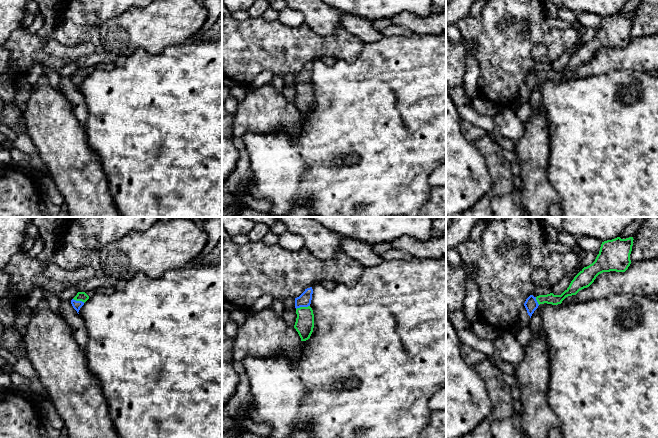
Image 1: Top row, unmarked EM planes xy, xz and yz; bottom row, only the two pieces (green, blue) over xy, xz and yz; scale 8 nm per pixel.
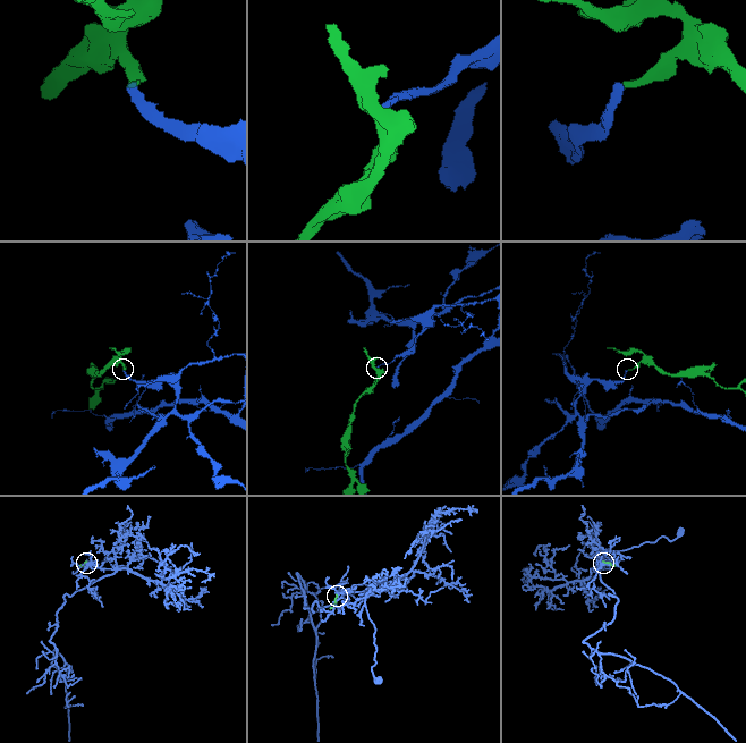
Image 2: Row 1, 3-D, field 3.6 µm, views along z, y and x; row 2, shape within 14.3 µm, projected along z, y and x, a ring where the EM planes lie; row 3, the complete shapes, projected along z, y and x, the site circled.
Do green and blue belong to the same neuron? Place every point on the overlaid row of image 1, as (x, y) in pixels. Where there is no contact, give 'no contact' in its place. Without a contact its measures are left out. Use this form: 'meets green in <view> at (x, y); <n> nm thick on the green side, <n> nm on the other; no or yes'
meets green in xz at (302, 307); 150 nm thick on the green side, 110 nm on the other; yes

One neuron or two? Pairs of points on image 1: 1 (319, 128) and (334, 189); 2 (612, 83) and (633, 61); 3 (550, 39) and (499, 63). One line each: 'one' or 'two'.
1: one
2: two
3: one

